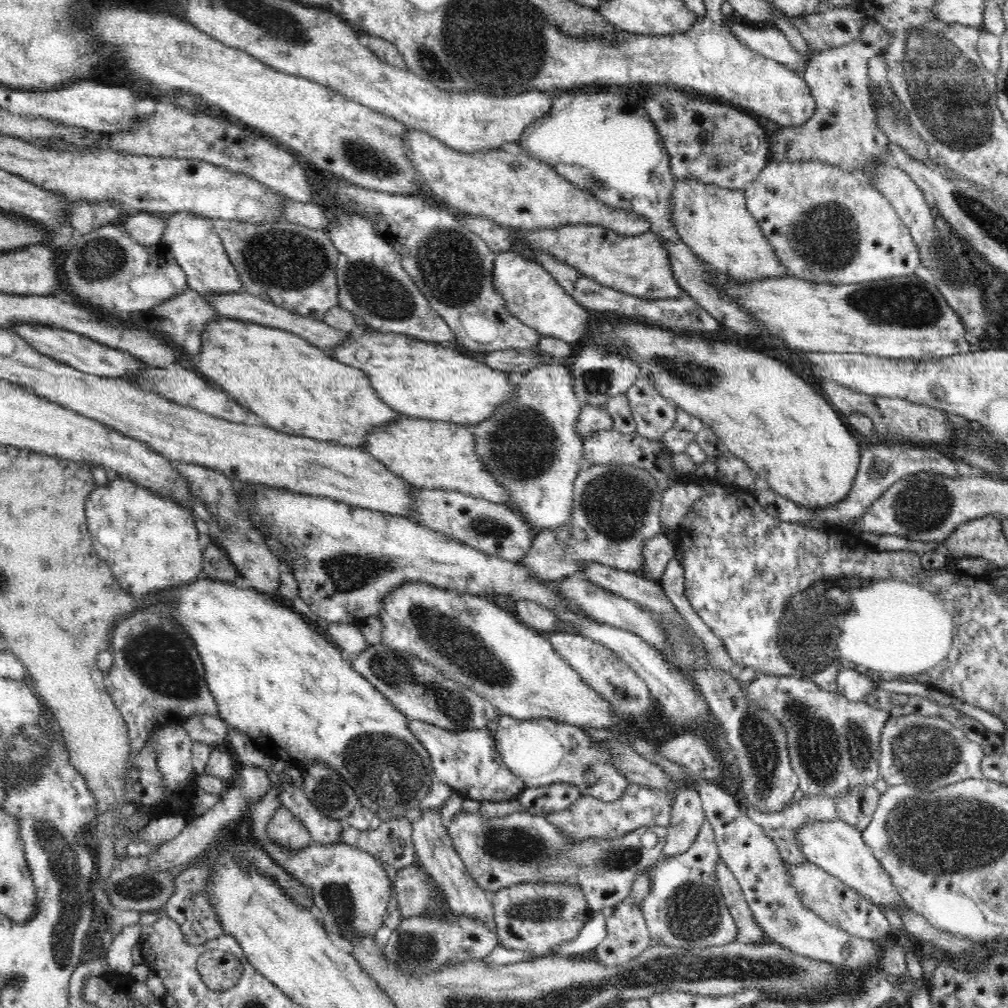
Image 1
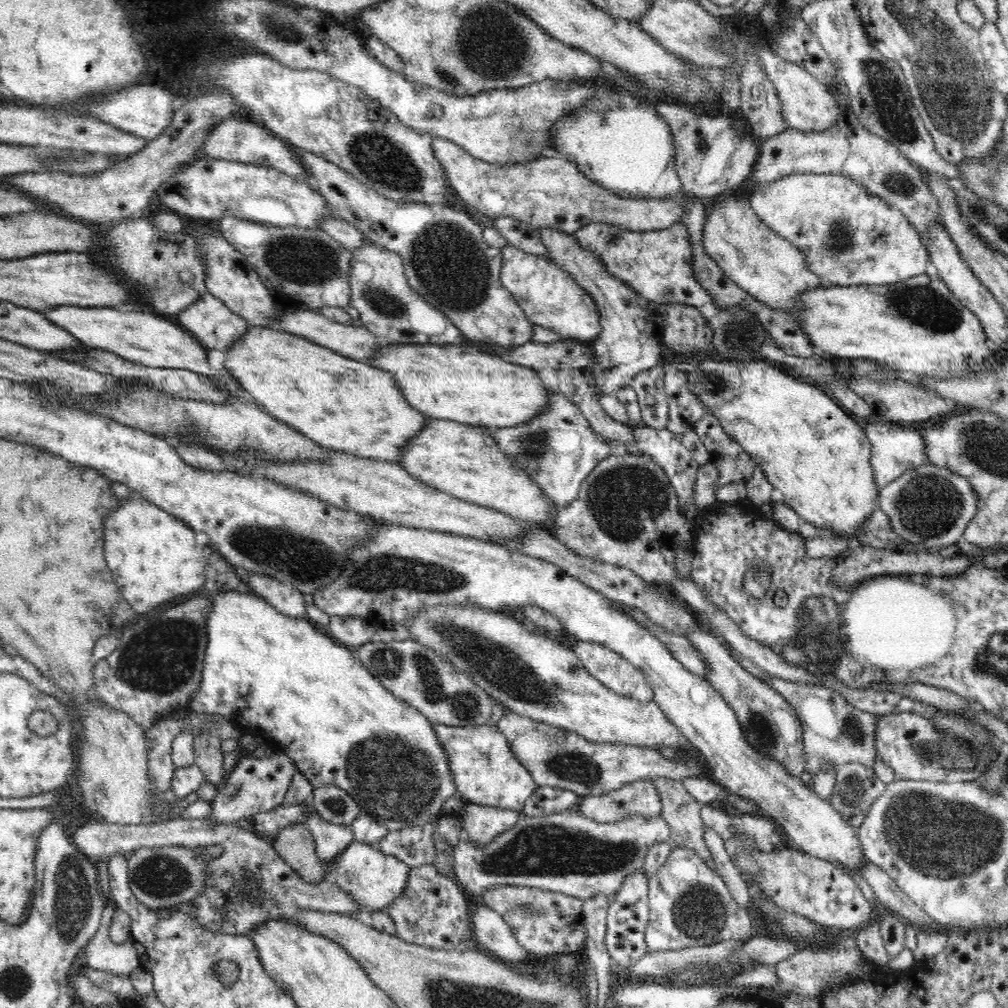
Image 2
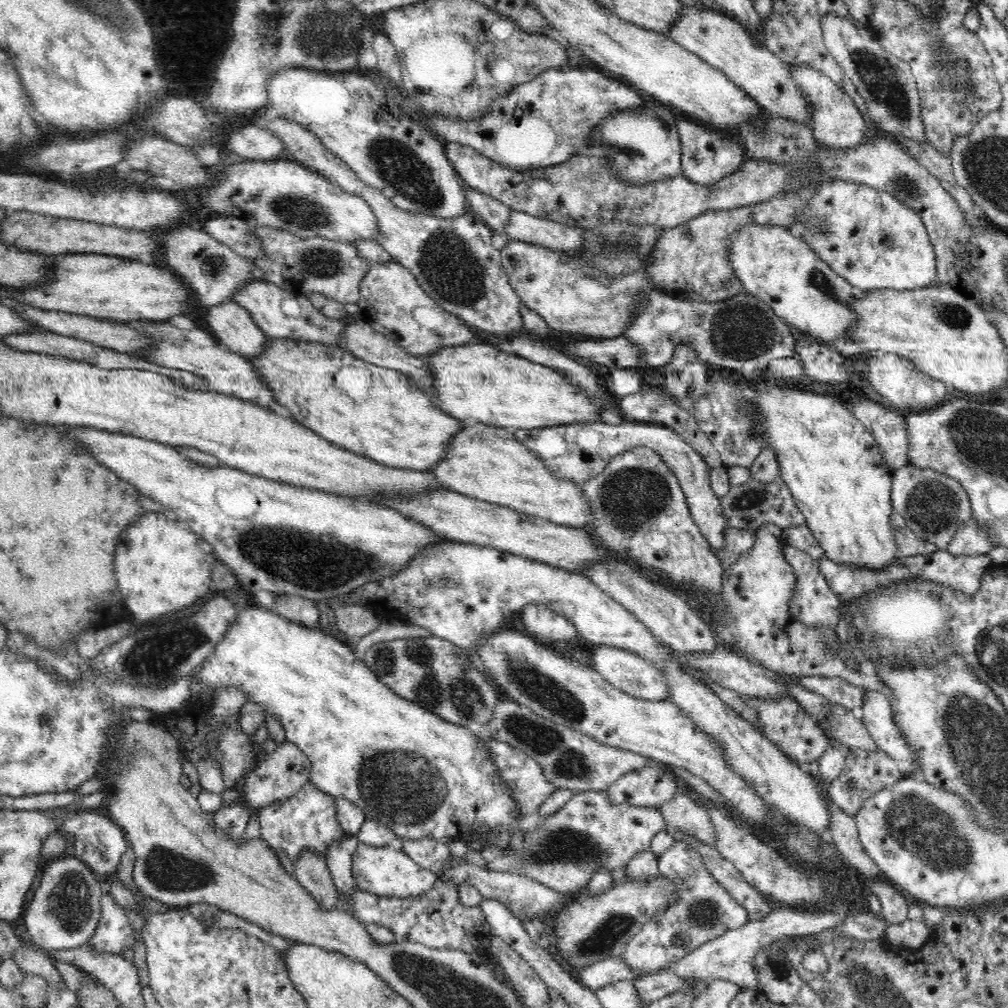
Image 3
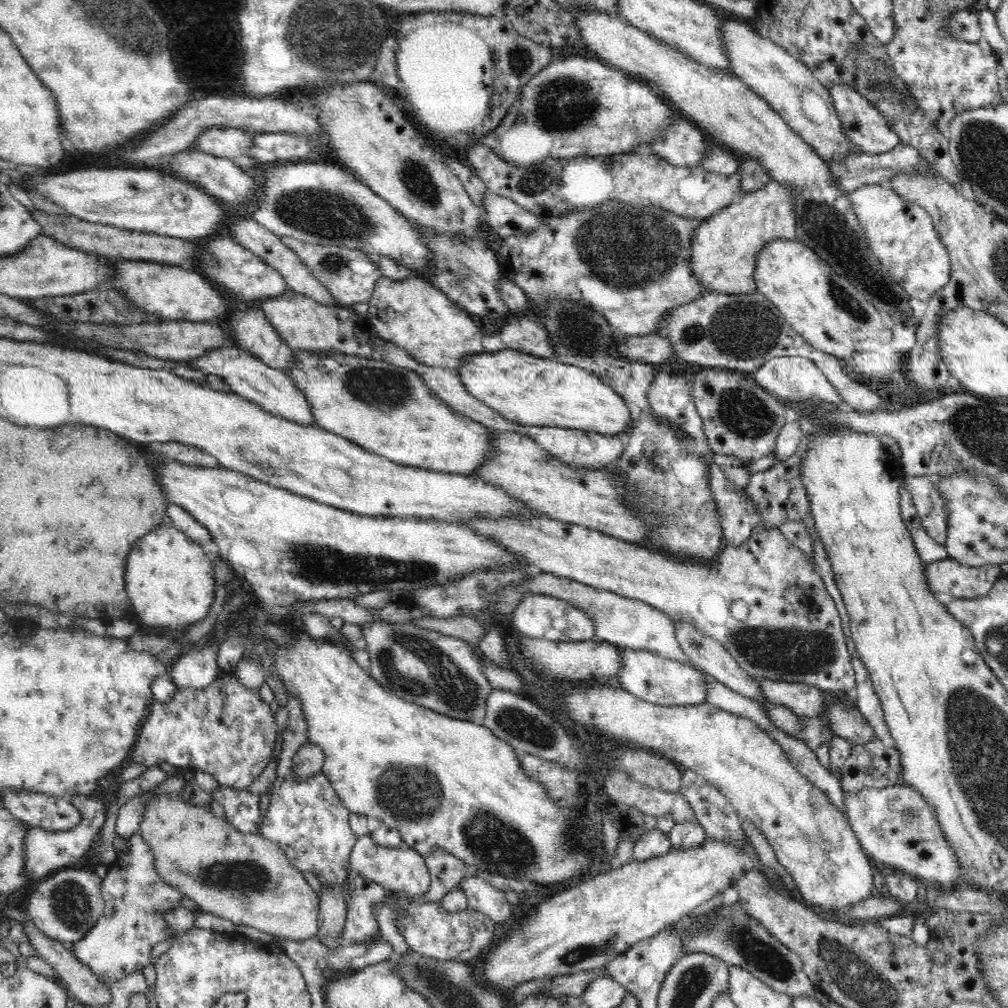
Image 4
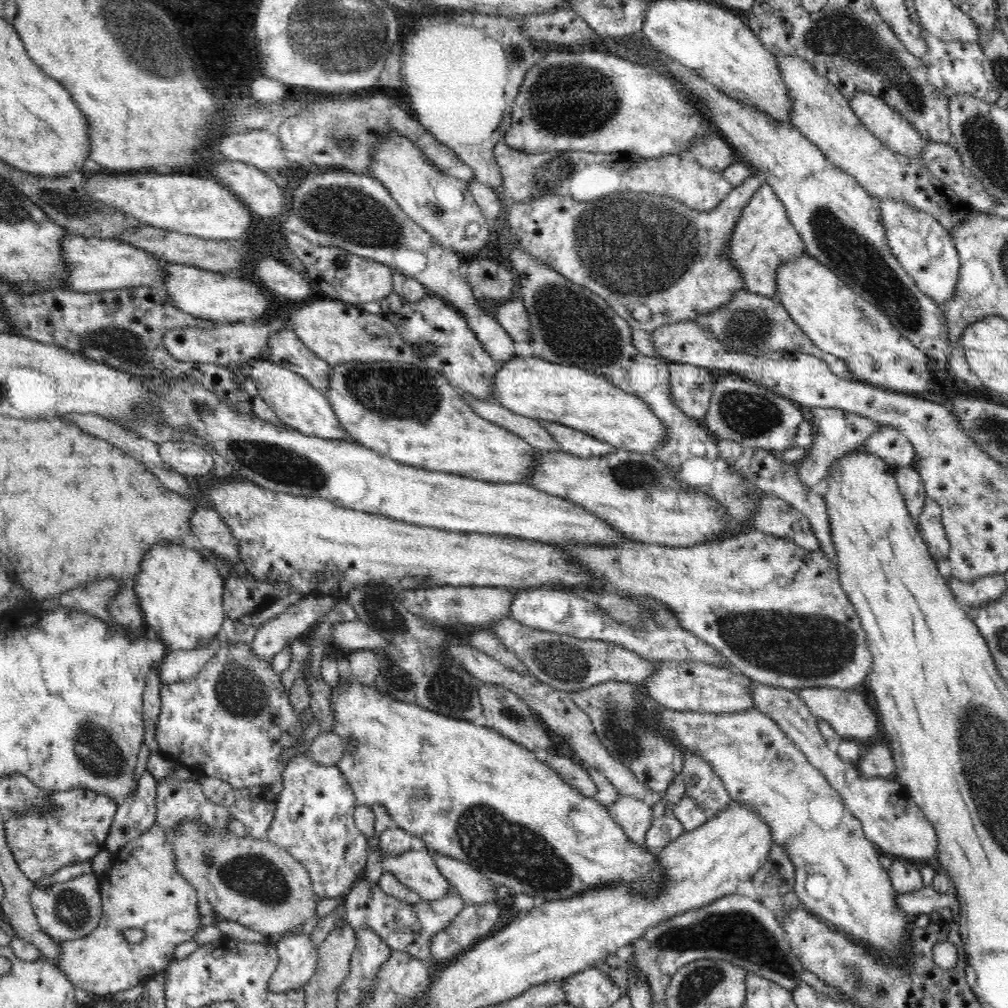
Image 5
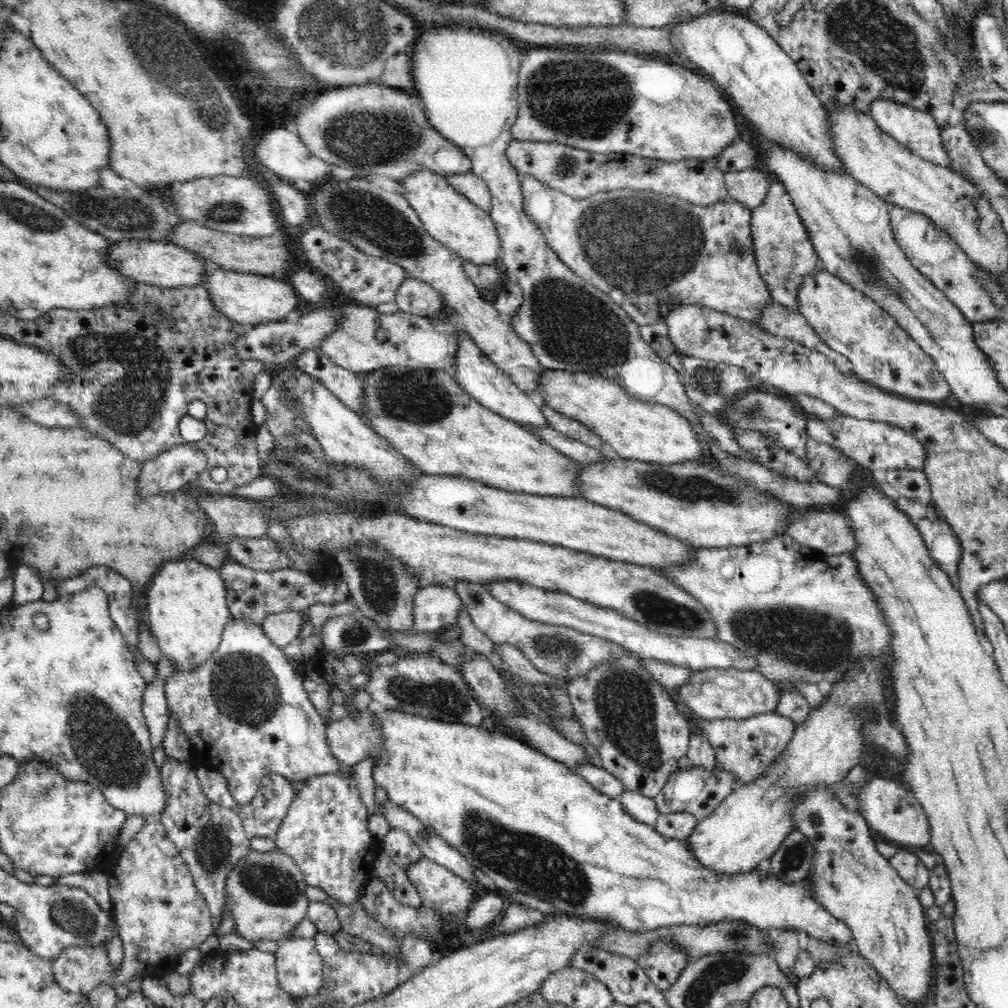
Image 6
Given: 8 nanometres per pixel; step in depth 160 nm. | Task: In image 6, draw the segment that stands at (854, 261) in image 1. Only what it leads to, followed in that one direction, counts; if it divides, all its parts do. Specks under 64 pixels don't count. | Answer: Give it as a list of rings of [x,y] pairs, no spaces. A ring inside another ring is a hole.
[[[895,205],[892,206],[889,217],[896,243],[905,252],[912,266],[929,278],[933,285],[962,311],[969,322],[976,324],[1001,318],[990,293],[975,277],[976,264],[968,259],[964,250],[961,250],[960,246],[940,229],[940,226],[935,225],[932,219],[924,214]]]

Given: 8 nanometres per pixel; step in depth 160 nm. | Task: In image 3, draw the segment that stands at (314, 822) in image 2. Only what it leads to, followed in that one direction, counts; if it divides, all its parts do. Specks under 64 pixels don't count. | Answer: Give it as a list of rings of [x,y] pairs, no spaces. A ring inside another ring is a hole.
[[[346,833],[335,841],[325,852],[326,864],[328,865],[333,882],[337,886],[339,893],[344,893],[344,906],[339,906],[339,909],[344,909],[351,914],[349,902],[347,898],[356,890],[357,884],[352,874],[352,859],[359,841],[357,836]]]

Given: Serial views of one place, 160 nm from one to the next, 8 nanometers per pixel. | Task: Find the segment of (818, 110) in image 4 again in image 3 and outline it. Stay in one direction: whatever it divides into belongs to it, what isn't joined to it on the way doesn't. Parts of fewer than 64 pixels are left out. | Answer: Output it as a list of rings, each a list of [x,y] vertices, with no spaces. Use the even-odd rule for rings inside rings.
[[[693,5],[691,7],[682,7],[679,14],[681,14],[679,19],[665,32],[668,38],[675,40],[688,52],[696,54],[710,66],[721,70],[730,82],[745,90],[748,96],[770,115],[790,119],[800,123],[800,125],[808,125],[809,127],[811,110],[809,110],[807,98],[801,95],[801,90],[791,77],[790,63],[784,62],[782,58],[778,58],[766,47],[762,47],[757,41],[754,41],[753,37],[738,21],[722,12],[713,11],[712,9],[704,10]]]

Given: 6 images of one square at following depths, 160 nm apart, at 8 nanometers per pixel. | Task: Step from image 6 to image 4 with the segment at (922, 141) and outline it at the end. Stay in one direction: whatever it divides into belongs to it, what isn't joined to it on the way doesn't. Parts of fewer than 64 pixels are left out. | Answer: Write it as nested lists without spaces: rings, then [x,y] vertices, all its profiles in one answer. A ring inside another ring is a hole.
[[[834,85],[827,87],[838,118],[840,119],[843,133],[852,144],[855,144],[861,152],[868,154],[882,154],[892,150],[900,144],[899,136],[887,125],[883,114],[848,85]]]

